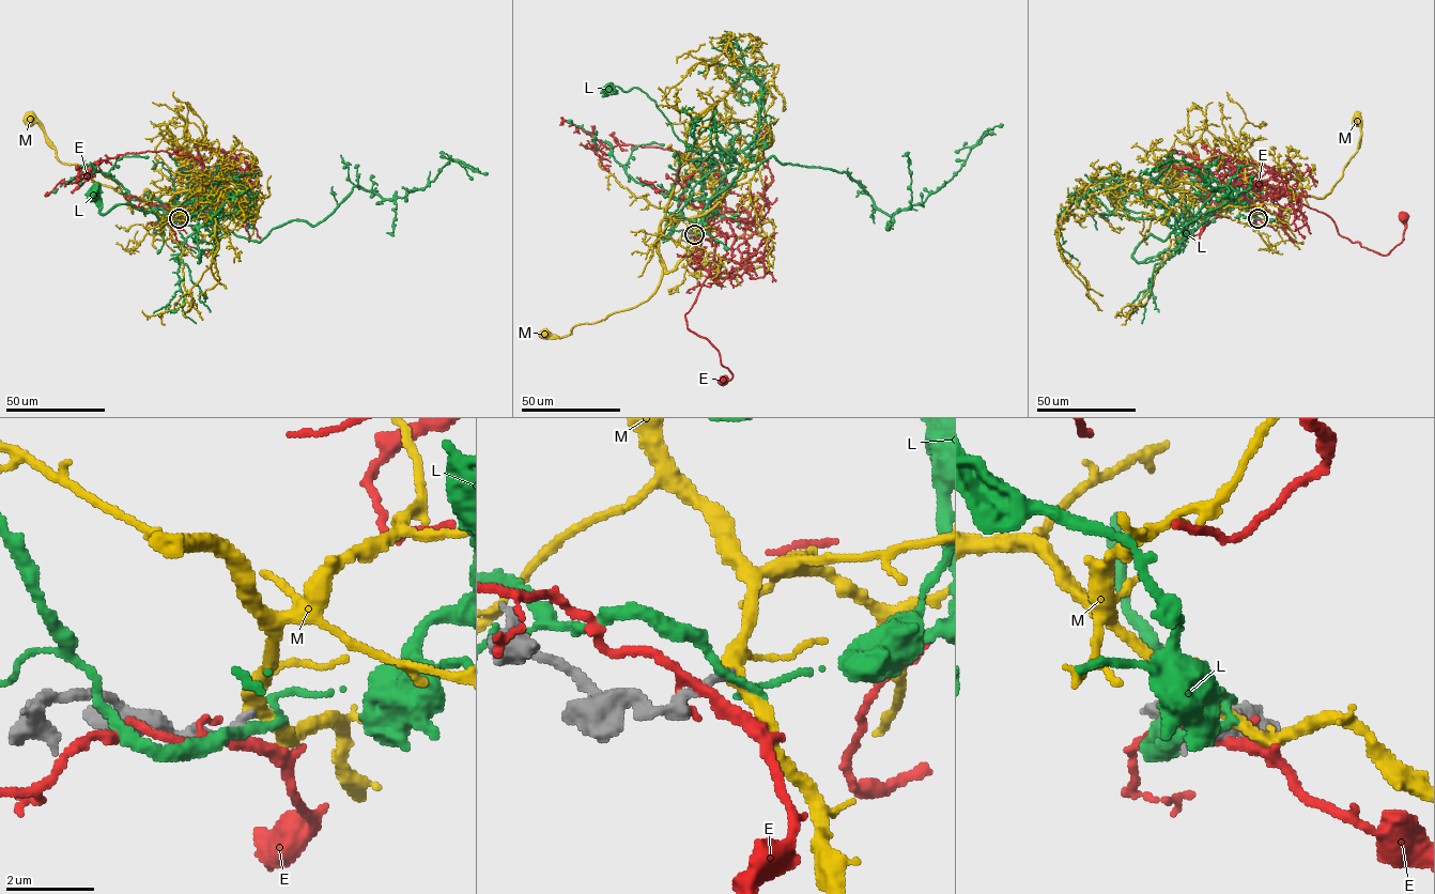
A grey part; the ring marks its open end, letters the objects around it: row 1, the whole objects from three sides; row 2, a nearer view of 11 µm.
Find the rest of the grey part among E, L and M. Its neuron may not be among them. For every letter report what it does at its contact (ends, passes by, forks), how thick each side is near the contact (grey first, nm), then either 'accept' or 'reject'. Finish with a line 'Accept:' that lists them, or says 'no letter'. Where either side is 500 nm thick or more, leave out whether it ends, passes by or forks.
E: it forks; calibres 360 and 190 nm; reject
L: it forks; calibres 240 and 150 nm; reject
M: it forks; calibres 200 and 260 nm; reject
Accept: no letter

